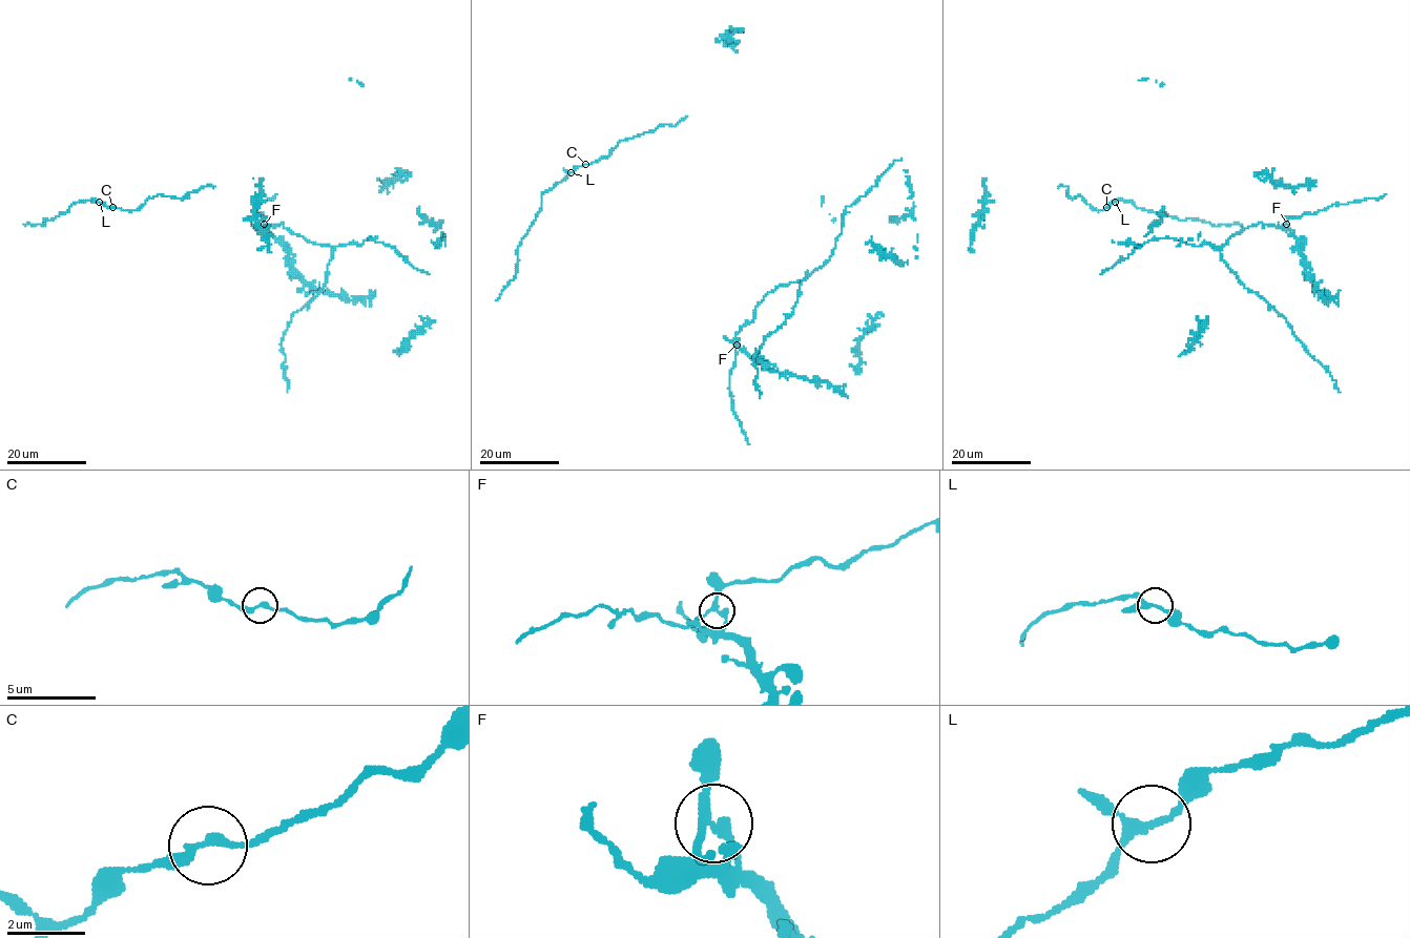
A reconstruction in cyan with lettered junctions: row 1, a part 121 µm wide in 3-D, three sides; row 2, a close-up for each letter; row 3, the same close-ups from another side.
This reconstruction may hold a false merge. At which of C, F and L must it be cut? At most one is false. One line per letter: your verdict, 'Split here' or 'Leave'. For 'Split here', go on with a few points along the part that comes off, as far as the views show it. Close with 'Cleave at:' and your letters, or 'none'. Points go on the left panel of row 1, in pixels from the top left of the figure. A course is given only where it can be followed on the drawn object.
C: Leave
F: Split here
L: Leave
Cleave at: F

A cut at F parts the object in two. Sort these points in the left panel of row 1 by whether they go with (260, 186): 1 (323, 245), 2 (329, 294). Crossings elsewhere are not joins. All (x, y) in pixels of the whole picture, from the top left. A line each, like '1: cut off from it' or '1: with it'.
1: with it
2: cut off from it

